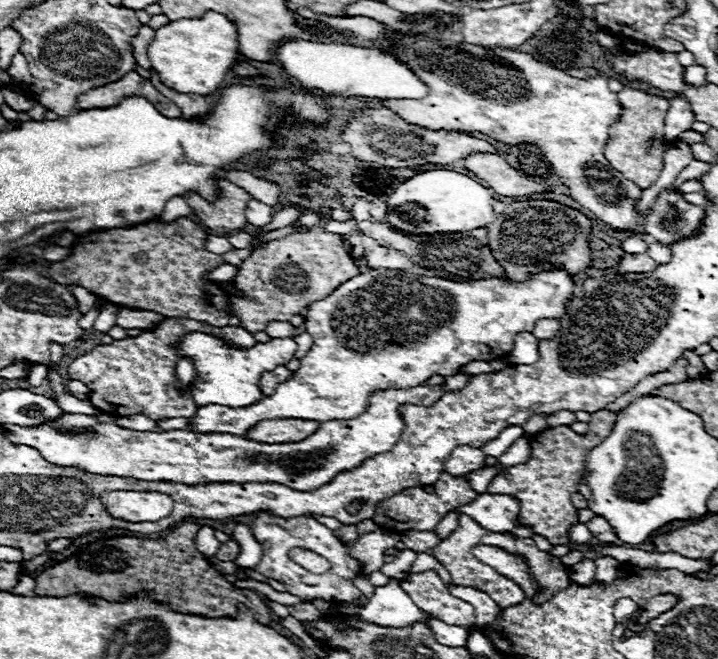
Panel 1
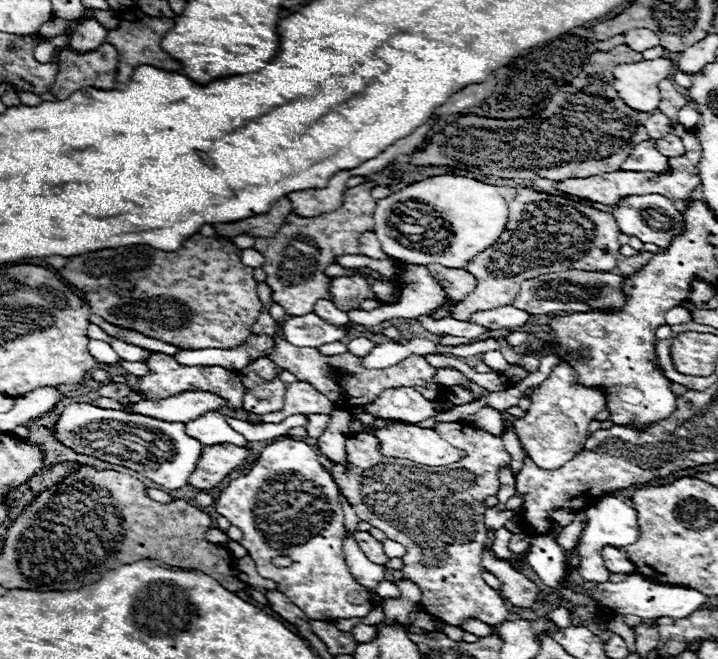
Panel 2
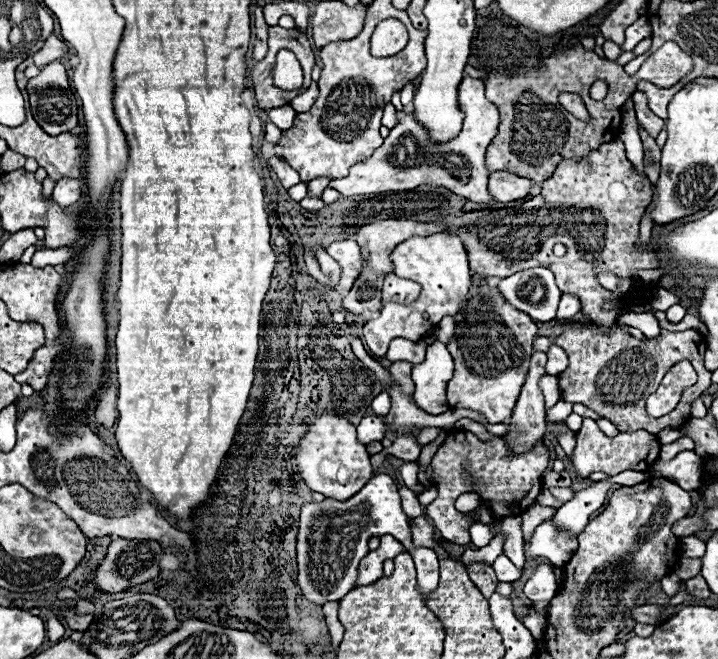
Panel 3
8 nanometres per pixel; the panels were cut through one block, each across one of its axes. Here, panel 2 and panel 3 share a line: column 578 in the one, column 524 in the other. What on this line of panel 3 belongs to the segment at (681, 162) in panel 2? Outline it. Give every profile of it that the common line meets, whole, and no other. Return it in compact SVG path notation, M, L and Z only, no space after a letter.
M500 170L500 172L490 174L488 192L498 202L512 202L512 200L526 198L530 192L530 184L532 182L528 178L520 178L516 174Z

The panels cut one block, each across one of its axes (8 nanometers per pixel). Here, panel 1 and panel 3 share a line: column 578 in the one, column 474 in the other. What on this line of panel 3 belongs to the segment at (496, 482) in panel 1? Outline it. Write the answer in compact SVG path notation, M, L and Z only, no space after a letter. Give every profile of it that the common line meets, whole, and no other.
M456 430L448 434L444 444L434 454L430 466L434 472L432 482L438 488L438 498L426 508L428 518L440 530L444 542L470 544L468 528L474 522L466 520L464 514L454 508L454 500L468 490L468 478L484 484L484 488L480 490L480 498L496 518L522 514L526 508L530 508L536 502L536 496L542 490L542 474L548 466L548 448L542 442L536 442L532 450L524 454L514 454L506 448L506 442L500 438L480 442L472 432Z

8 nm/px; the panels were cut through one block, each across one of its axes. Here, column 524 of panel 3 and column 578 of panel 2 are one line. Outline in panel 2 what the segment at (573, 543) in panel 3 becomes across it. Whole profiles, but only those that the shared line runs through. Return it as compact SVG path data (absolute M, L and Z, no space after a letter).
M602 496L598 498L586 512L588 524L586 530L582 532L580 544L578 544L578 554L580 554L580 574L586 580L594 580L594 582L602 582L608 580L608 570L602 570L602 556L600 550L604 546L614 546L614 548L624 548L628 544L634 544L640 538L640 530L638 530L638 514L636 510L626 504L624 500L616 498L616 496Z

